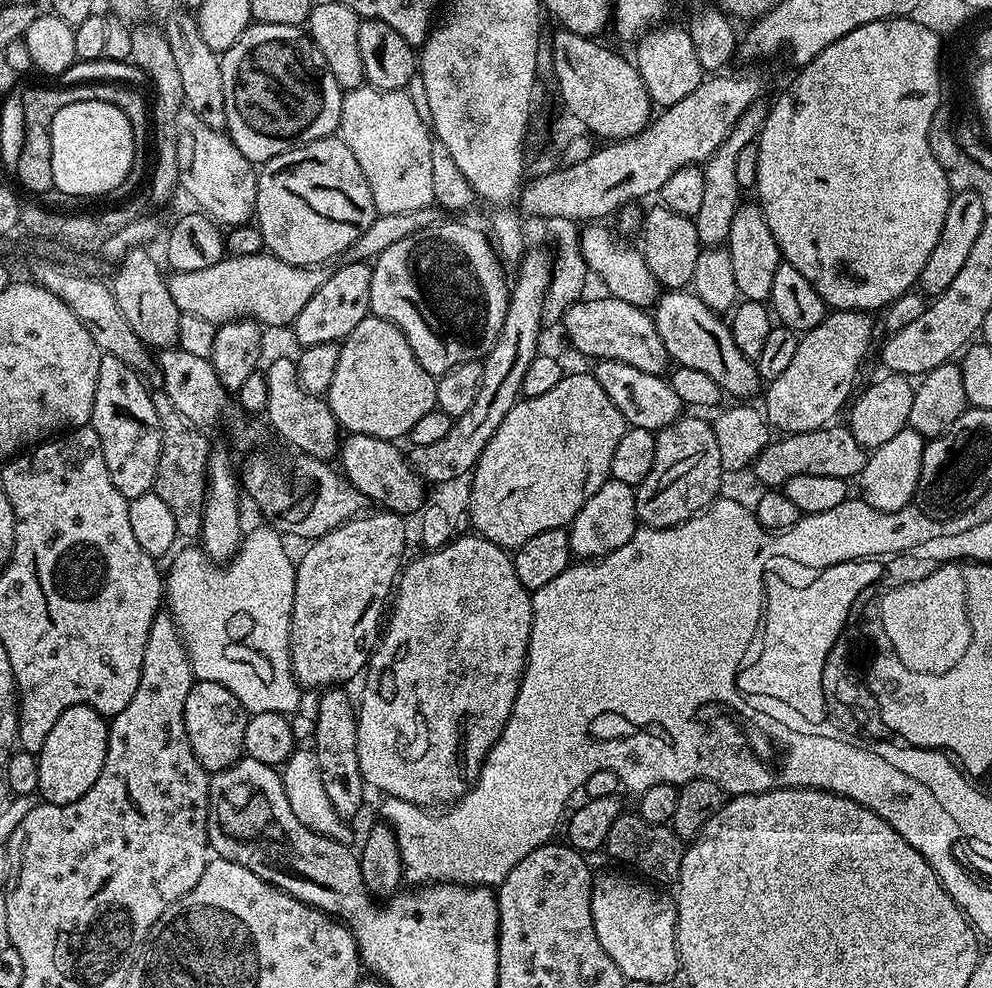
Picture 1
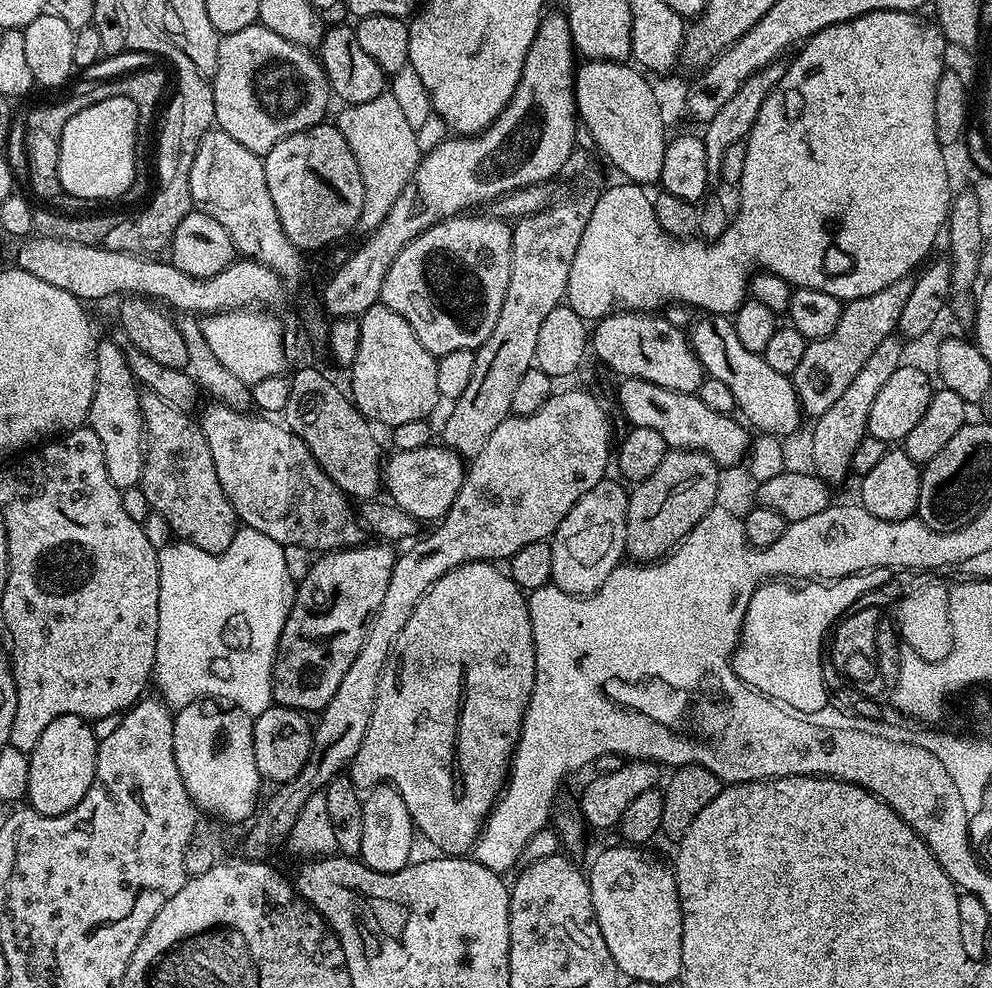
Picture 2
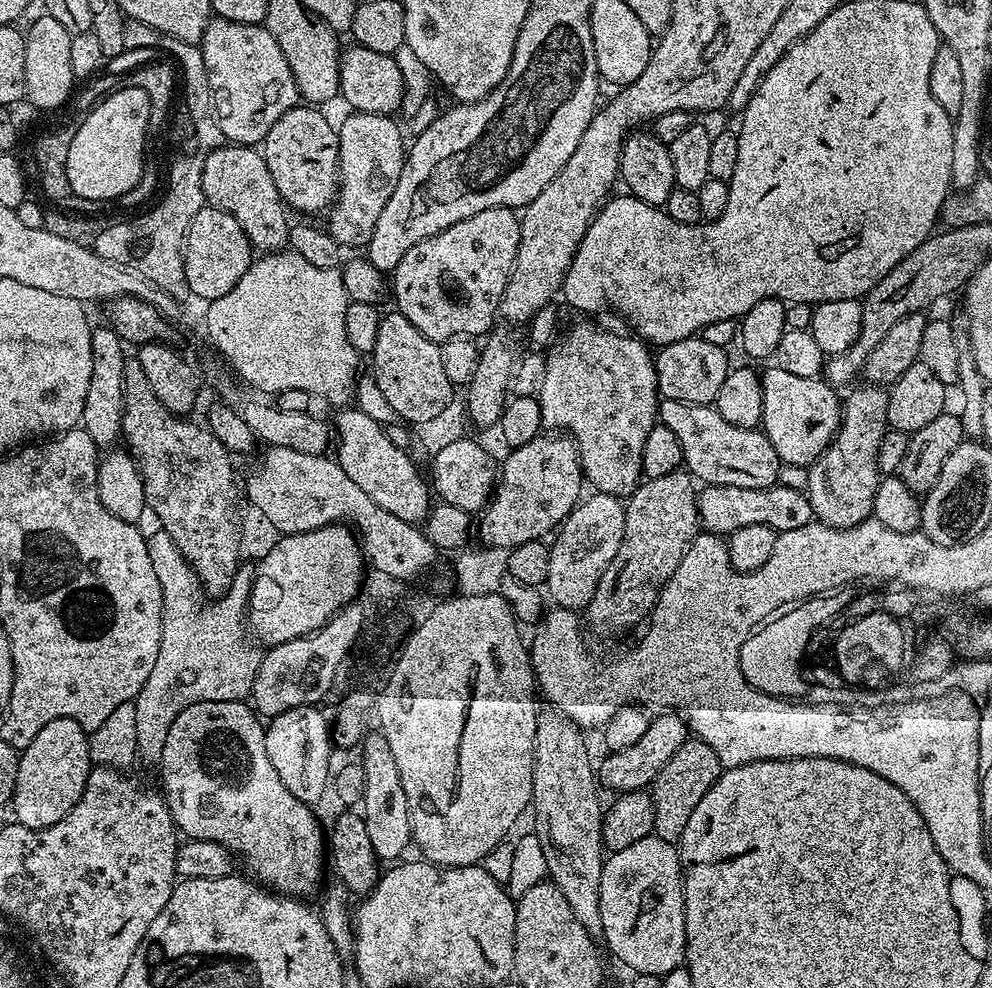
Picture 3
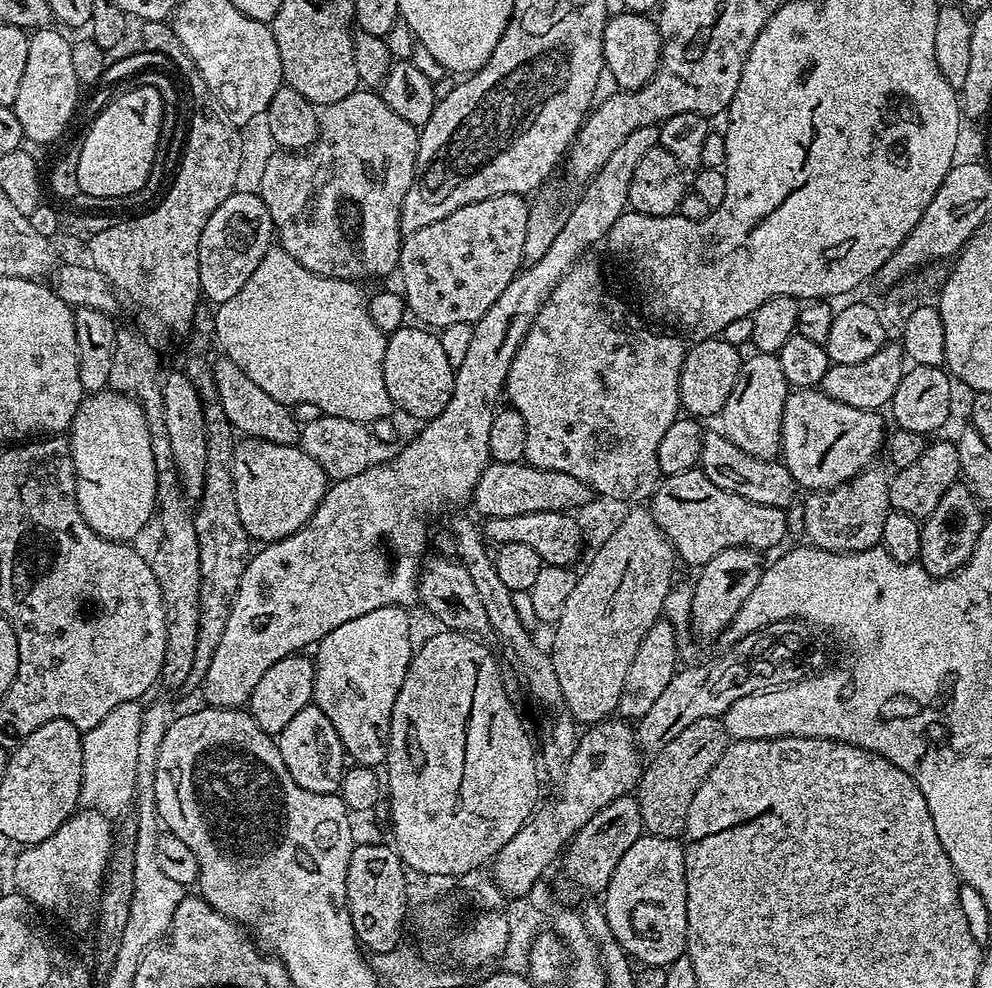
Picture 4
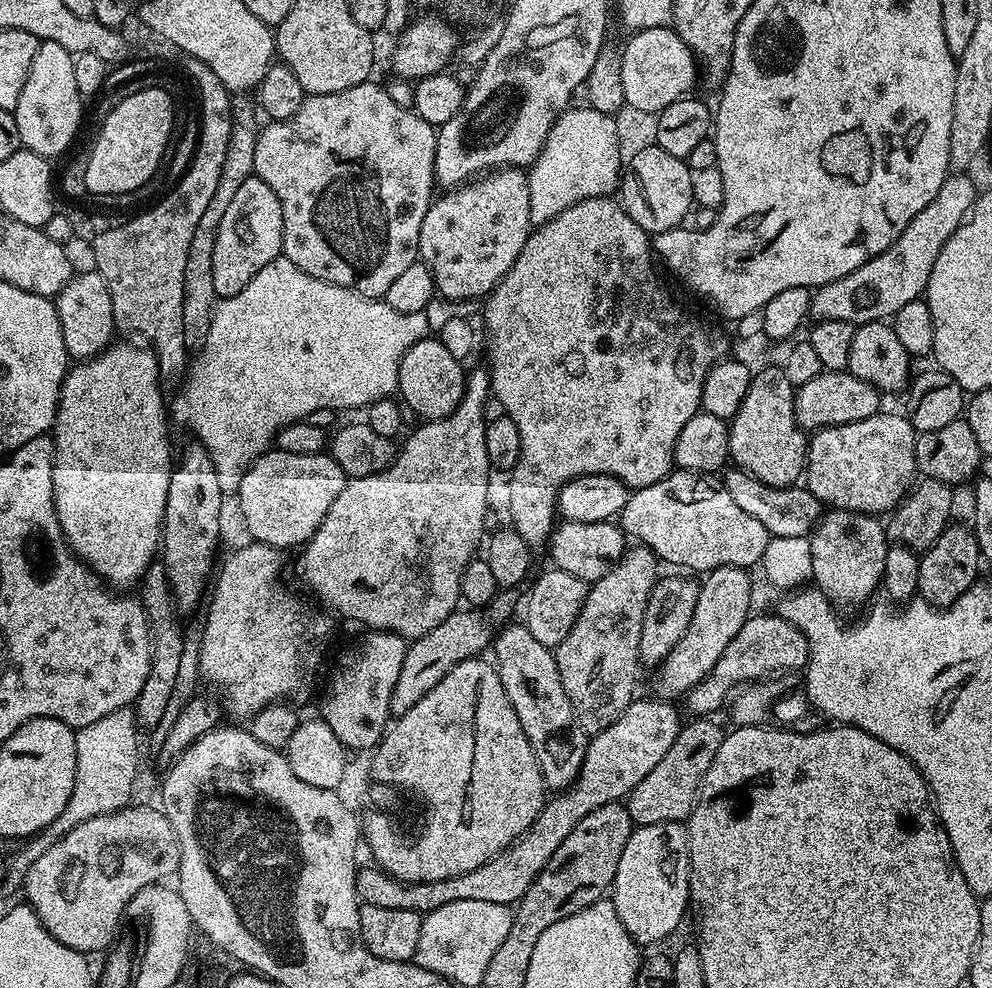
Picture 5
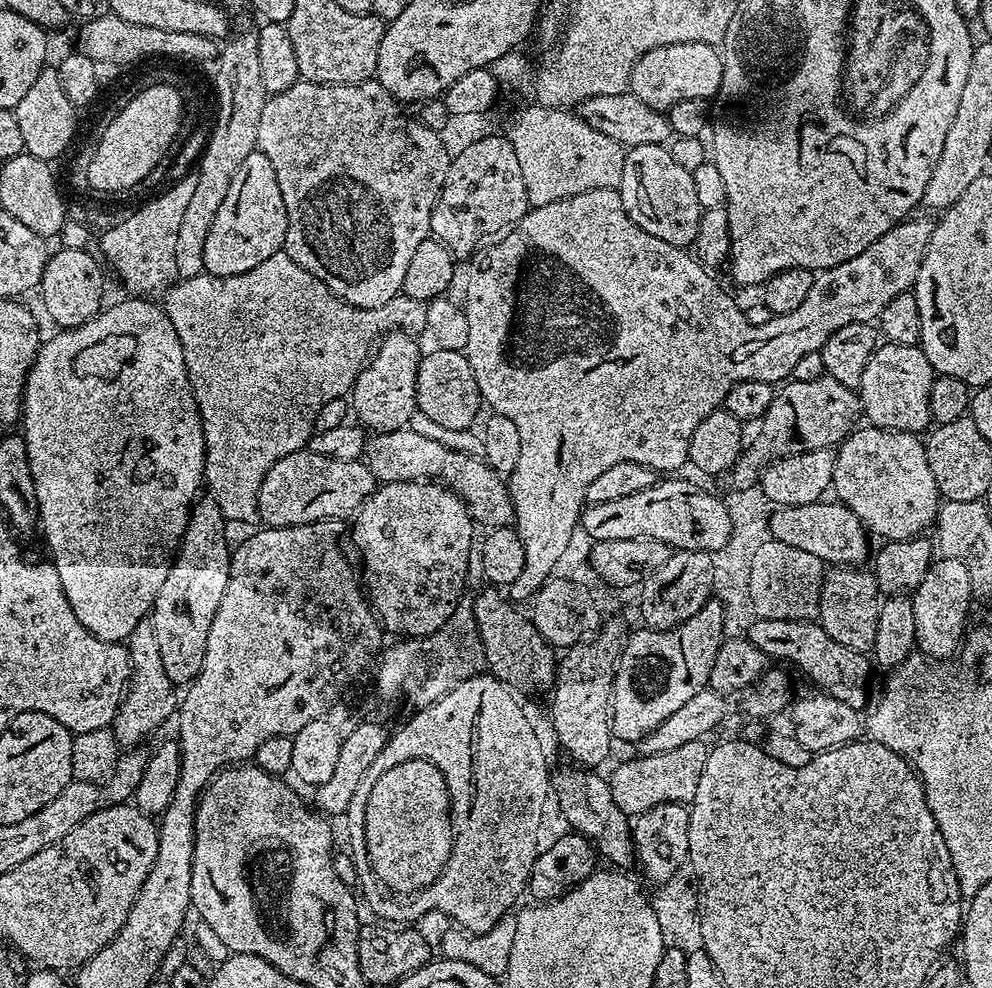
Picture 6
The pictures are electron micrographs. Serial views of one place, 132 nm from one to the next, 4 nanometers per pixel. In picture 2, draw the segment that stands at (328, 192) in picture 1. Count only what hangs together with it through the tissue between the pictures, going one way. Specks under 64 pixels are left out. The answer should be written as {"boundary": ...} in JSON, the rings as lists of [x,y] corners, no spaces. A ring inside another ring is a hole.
{"boundary":[[[331,123],[316,124],[282,138],[263,157],[266,187],[290,242],[304,254],[324,248],[355,229],[364,205],[358,162],[346,138]]]}

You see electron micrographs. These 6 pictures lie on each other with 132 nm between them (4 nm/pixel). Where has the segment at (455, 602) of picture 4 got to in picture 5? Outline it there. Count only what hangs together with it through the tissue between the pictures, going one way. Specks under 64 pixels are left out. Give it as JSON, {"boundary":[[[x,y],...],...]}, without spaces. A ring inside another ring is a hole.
{"boundary":[[[509,622],[495,633],[490,652],[496,655],[494,667],[502,682],[502,690],[506,690],[506,698],[510,698],[514,714],[518,714],[518,722],[522,722],[522,734],[526,734],[526,742],[530,742],[530,750],[534,750],[534,758],[540,767],[545,789],[549,793],[559,794],[572,786],[576,775],[582,770],[582,762],[588,749],[586,736],[576,722],[572,703],[566,694],[566,686],[562,686],[562,674],[558,674],[553,649],[542,646],[542,642],[538,642],[538,638],[530,634],[527,623],[516,623]]]}

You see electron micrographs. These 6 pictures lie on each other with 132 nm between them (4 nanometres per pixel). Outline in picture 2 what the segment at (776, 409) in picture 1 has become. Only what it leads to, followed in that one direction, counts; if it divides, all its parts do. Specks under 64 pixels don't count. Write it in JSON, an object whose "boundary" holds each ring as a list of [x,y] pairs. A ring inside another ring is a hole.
{"boundary":[[[905,278],[890,282],[890,286],[886,286],[886,290],[878,290],[878,294],[866,294],[866,298],[847,301],[842,310],[842,318],[838,318],[838,326],[834,326],[826,338],[808,341],[806,354],[802,354],[798,370],[794,370],[790,377],[805,417],[815,418],[826,414],[826,410],[838,402],[846,386],[850,386],[850,381],[858,375],[858,370],[862,370],[870,354],[882,346],[887,336],[897,331],[902,306],[906,306],[906,298],[910,298],[911,289],[912,280]]]}

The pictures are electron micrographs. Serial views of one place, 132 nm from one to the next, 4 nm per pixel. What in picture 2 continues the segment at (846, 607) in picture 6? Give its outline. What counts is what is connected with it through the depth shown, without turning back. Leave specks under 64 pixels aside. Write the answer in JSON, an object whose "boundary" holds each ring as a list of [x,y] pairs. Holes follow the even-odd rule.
{"boundary":[[[899,335],[887,336],[882,346],[878,346],[878,350],[870,354],[870,359],[862,365],[862,370],[858,370],[858,375],[850,381],[850,386],[846,386],[846,390],[838,397],[838,402],[834,402],[834,406],[830,406],[826,414],[815,417],[813,424],[816,425],[812,428],[811,467],[825,484],[835,486],[850,476],[854,450],[858,450],[858,442],[862,442],[868,431],[870,406],[878,395],[878,390],[886,386],[890,374],[894,374],[894,370],[898,370],[905,359],[903,346],[905,347]]]}

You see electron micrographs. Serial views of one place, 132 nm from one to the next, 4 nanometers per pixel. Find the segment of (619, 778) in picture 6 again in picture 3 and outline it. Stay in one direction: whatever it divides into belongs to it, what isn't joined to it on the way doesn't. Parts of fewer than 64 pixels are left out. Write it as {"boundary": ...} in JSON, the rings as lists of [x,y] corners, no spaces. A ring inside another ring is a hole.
{"boundary":[[[689,738],[676,751],[674,758],[662,766],[658,778],[650,785],[652,801],[654,802],[654,826],[652,831],[655,836],[666,842],[679,845],[682,830],[686,830],[686,822],[690,822],[690,814],[694,814],[694,806],[702,802],[702,794],[714,786],[720,777],[722,765],[718,754],[706,746],[706,742]]]}

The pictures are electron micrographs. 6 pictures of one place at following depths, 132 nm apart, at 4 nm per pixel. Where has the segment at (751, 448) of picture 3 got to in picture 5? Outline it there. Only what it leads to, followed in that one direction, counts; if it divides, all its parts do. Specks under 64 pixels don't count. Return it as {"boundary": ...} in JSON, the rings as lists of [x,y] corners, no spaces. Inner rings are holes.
{"boundary":[[[735,466],[729,467],[723,473],[722,483],[730,494],[730,498],[734,498],[734,502],[741,510],[746,510],[746,514],[758,518],[758,522],[762,522],[762,526],[766,526],[769,537],[798,538],[799,536],[808,536],[820,522],[821,502],[818,498],[814,498],[814,494],[806,486],[791,488],[766,486],[762,482],[758,482],[758,478],[754,478],[749,472],[744,472]]]}

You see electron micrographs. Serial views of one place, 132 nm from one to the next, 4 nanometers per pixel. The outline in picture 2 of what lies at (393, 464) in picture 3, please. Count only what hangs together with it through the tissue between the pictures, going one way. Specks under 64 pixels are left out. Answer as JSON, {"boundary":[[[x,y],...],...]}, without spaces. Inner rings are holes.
{"boundary":[[[316,366],[297,367],[290,376],[290,400],[282,414],[283,423],[314,454],[318,466],[353,501],[375,500],[382,492],[382,455],[377,429],[357,410],[344,392]]]}

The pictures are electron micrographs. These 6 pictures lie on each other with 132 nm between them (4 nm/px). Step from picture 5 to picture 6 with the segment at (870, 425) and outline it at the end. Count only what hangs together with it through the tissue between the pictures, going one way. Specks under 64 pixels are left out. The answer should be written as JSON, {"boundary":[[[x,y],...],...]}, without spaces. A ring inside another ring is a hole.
{"boundary":[[[860,426],[839,445],[832,475],[835,499],[845,504],[881,541],[913,540],[937,523],[942,497],[926,462],[925,441],[915,432]]]}

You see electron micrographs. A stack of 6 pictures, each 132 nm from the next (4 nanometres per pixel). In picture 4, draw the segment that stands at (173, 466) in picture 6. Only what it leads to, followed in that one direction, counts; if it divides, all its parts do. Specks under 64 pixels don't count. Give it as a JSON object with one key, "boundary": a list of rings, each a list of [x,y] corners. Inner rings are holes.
{"boundary":[[[105,390],[102,392],[93,392],[85,395],[84,400],[78,406],[78,410],[72,419],[72,427],[66,433],[66,439],[70,446],[70,454],[74,462],[74,474],[76,475],[76,501],[78,502],[78,510],[82,514],[82,518],[86,518],[86,526],[90,526],[90,530],[94,530],[94,534],[98,534],[107,540],[115,540],[117,542],[135,541],[135,536],[143,530],[148,524],[148,519],[153,519],[156,512],[156,467],[154,466],[154,452],[152,450],[152,435],[148,429],[146,416],[142,410],[142,406],[131,396],[124,396],[120,392]]]}

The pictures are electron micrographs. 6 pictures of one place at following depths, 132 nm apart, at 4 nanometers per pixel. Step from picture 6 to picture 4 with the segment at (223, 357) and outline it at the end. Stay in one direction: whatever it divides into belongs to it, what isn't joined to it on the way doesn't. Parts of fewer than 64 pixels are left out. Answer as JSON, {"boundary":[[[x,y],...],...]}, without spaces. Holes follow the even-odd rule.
{"boundary":[[[273,246],[262,258],[262,262],[258,262],[258,270],[254,270],[254,274],[250,274],[250,278],[243,284],[242,290],[238,290],[238,294],[234,294],[234,298],[230,298],[230,302],[222,302],[215,309],[215,343],[218,348],[220,344],[221,350],[224,351],[221,353],[227,359],[233,360],[250,378],[250,382],[262,386],[262,390],[266,390],[266,394],[270,394],[270,398],[274,398],[278,402],[289,406],[298,402],[311,402],[313,406],[318,406],[324,411],[325,416],[350,418],[350,422],[358,422],[365,426],[371,425],[374,420],[387,420],[393,415],[391,412],[394,412],[390,394],[386,394],[386,378],[382,378],[382,362],[386,358],[388,336],[382,330],[378,330],[378,326],[374,326],[374,318],[370,318],[368,313],[366,292],[360,288],[363,287],[359,283],[350,280],[335,280],[314,274],[310,270],[306,270],[306,266],[302,266],[297,260],[290,258],[290,254],[283,248]]]}

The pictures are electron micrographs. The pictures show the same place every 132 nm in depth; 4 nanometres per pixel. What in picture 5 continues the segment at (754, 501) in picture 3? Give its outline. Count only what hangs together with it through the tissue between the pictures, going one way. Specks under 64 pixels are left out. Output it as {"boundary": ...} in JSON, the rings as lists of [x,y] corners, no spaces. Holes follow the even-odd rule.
{"boundary":[[[673,470],[654,486],[635,489],[618,523],[625,537],[633,536],[663,563],[681,564],[689,573],[707,574],[722,566],[755,569],[770,539],[766,526],[741,510],[715,475],[702,472]]]}

